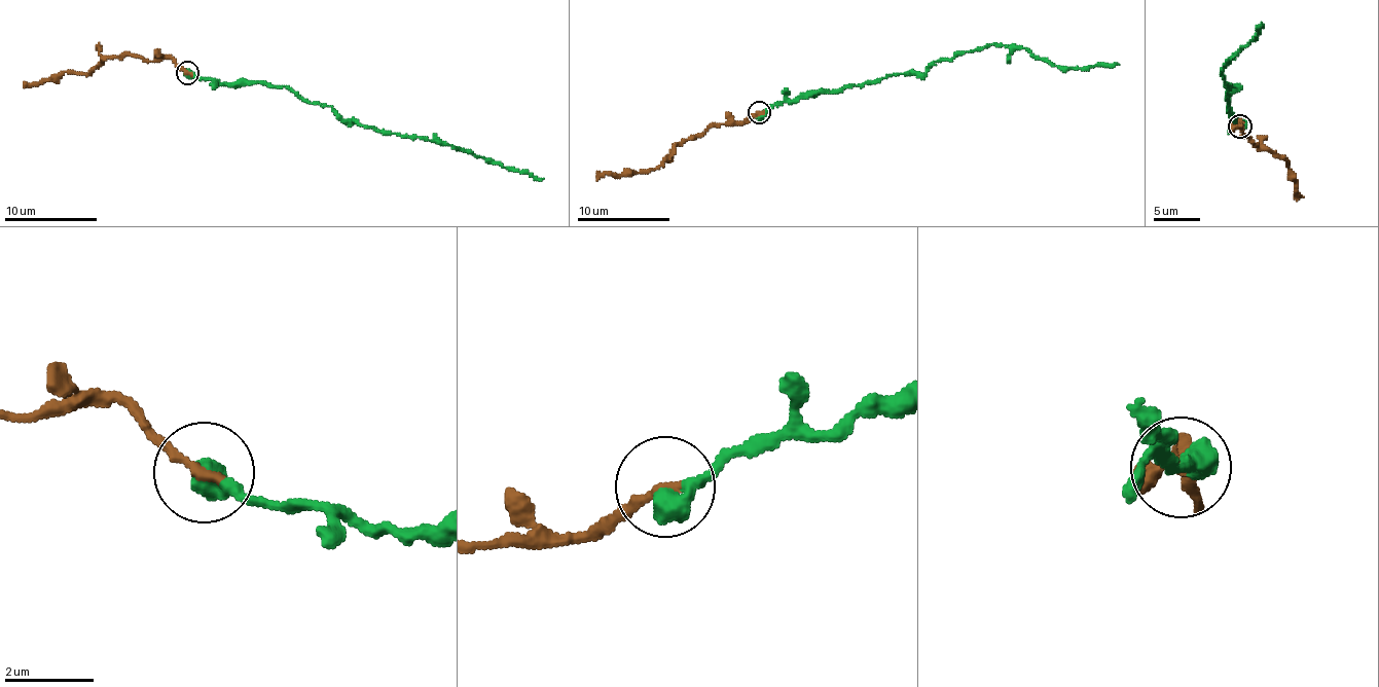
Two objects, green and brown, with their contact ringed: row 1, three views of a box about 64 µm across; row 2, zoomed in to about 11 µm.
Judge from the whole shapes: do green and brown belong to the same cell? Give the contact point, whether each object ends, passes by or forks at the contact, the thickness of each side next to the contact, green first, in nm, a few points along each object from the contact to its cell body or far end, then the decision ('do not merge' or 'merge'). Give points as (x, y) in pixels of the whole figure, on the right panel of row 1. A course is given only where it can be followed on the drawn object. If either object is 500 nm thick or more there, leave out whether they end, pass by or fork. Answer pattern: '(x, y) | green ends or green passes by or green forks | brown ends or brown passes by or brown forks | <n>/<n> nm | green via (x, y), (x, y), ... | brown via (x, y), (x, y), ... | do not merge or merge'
(1239, 127) | 600/240 nm | green via (1239, 124), (1226, 99), (1227, 86), (1234, 89), (1221, 74), (1226, 61), (1258, 34), (1261, 23) | brown via (1239, 127), (1241, 120), (1242, 138), (1248, 136), (1248, 141), (1260, 148), (1286, 158), (1295, 191), (1303, 196) | merge

